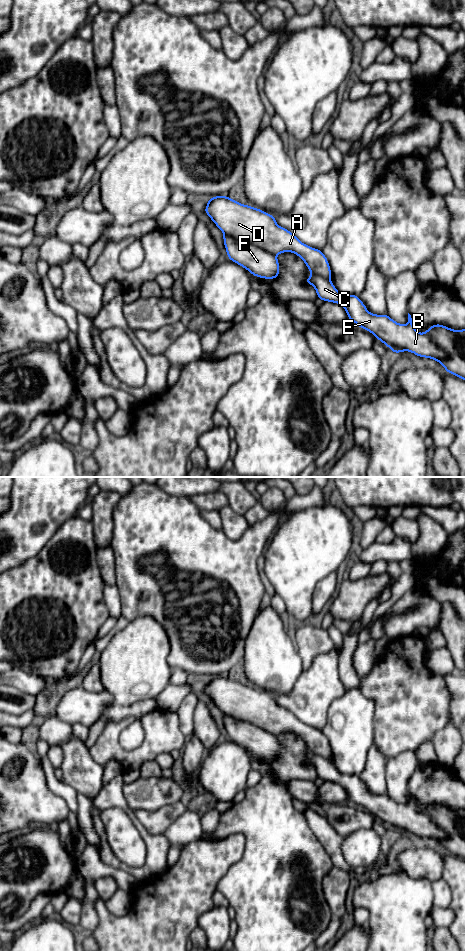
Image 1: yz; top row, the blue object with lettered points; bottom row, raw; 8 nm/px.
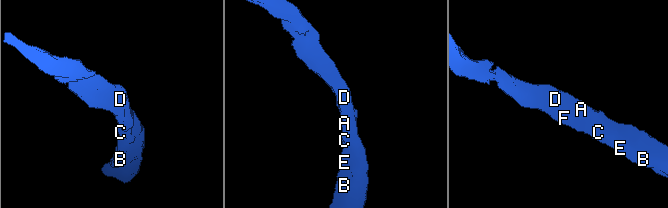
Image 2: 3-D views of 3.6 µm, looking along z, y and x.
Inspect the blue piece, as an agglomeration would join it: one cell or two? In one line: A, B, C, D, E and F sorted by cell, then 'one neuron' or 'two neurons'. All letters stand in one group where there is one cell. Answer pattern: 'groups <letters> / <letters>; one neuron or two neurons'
groups A B C D E F; one neuron

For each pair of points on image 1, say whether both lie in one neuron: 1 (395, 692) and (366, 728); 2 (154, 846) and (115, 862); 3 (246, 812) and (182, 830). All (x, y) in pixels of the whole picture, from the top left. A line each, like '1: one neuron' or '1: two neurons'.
1: two neurons
2: one neuron
3: two neurons

